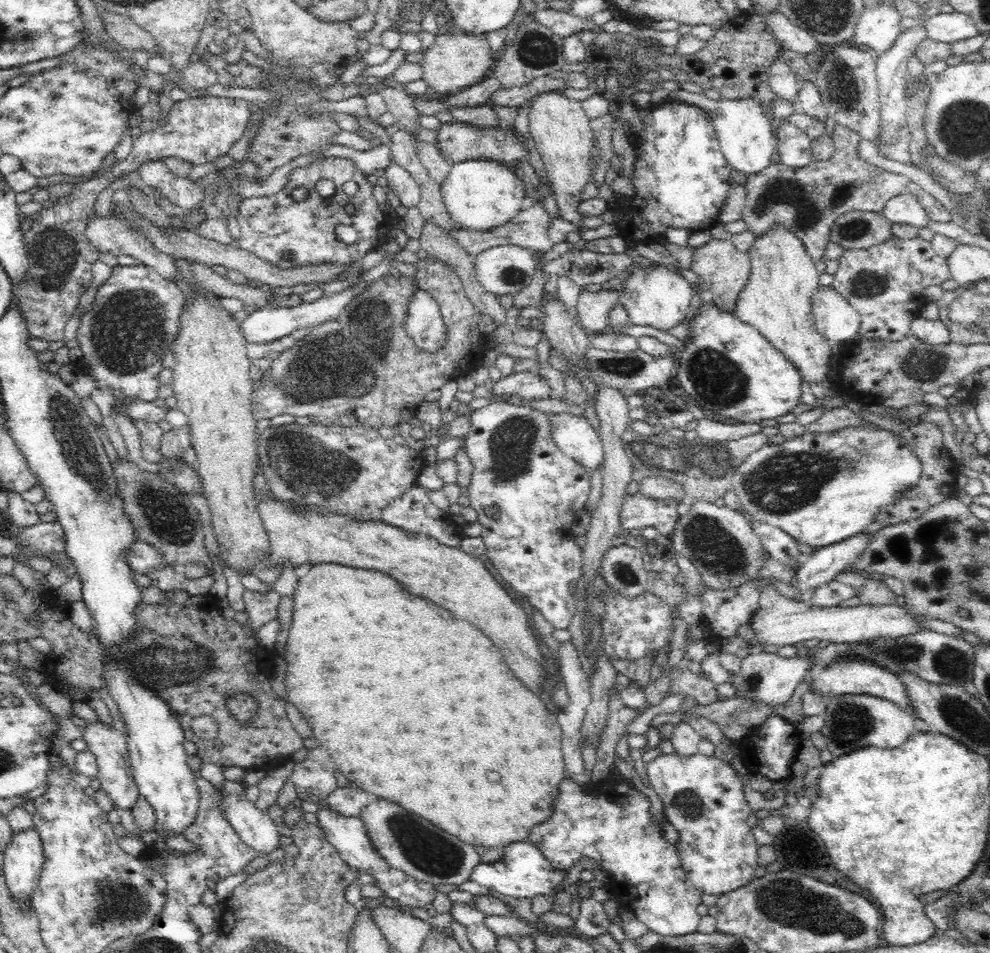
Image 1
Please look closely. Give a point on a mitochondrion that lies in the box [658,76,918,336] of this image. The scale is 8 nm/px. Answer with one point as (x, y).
(807, 210)

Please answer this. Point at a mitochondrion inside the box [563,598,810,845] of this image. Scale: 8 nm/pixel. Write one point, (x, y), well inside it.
(687, 802)

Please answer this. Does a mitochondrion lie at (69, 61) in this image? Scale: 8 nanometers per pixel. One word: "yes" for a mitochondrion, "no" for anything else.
no

